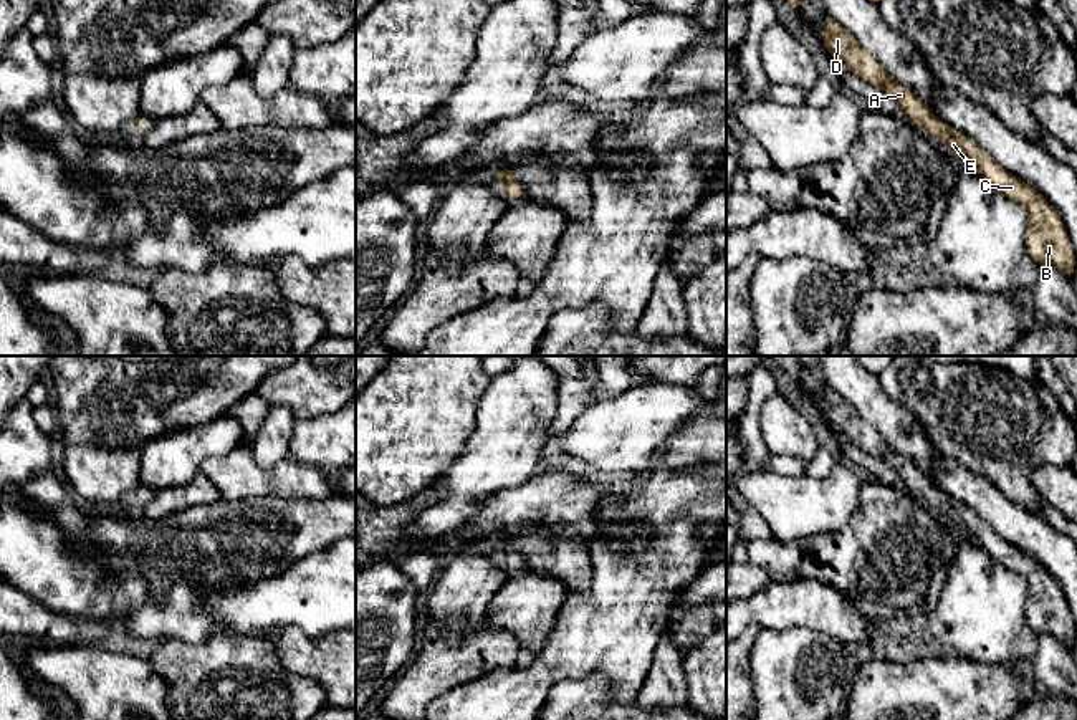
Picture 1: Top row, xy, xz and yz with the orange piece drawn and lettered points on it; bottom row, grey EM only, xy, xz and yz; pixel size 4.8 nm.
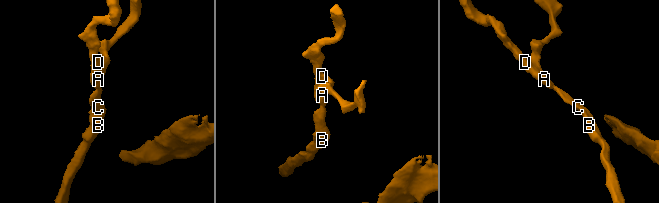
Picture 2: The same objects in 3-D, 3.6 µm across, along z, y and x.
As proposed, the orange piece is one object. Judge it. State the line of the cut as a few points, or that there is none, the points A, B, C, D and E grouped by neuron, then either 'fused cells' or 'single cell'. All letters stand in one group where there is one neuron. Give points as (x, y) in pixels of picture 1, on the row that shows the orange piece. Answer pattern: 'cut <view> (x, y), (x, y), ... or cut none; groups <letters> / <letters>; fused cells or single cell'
cut none; groups A B C D E; single cell

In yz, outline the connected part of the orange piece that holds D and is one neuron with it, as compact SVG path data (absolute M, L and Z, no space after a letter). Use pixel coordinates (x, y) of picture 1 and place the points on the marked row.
M827 13L822 15L822 41L834 60L845 65L862 81L882 88L893 98L903 109L908 124L920 131L930 131L953 157L965 157L994 190L1021 204L1027 210L1026 245L1034 263L1052 263L1069 280L1074 278L1075 257L1067 230L1059 214L1041 192L1009 174L974 141L936 119L912 89L898 84L880 61L867 53Z

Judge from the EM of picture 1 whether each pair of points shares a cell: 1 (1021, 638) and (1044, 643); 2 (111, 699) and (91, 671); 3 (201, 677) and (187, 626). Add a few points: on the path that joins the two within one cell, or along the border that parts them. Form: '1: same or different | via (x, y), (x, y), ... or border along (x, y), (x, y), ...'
1: different | border along (1038, 636), (1031, 657)
2: same | via (110, 692), (95, 677)
3: different | border along (229, 628), (219, 628), (202, 643), (162, 643)

